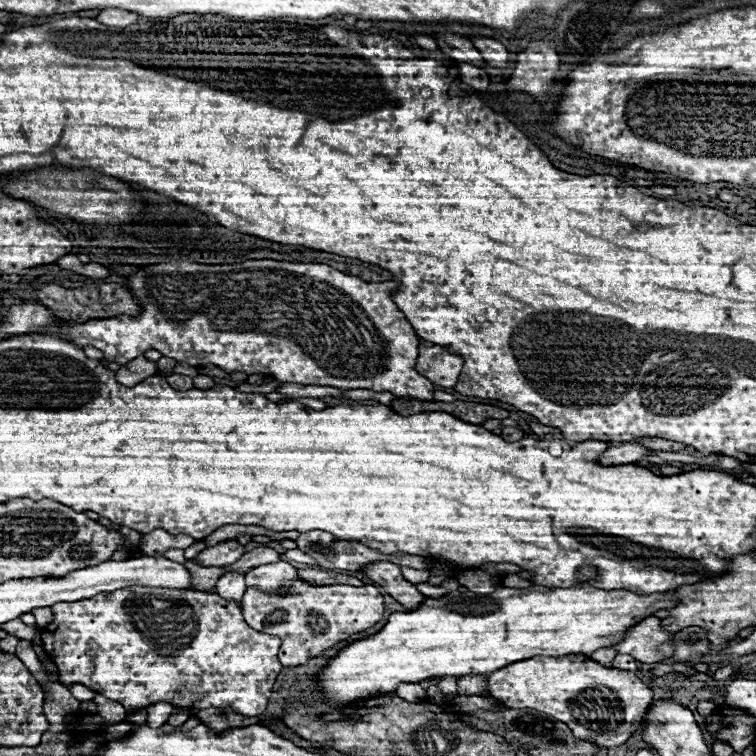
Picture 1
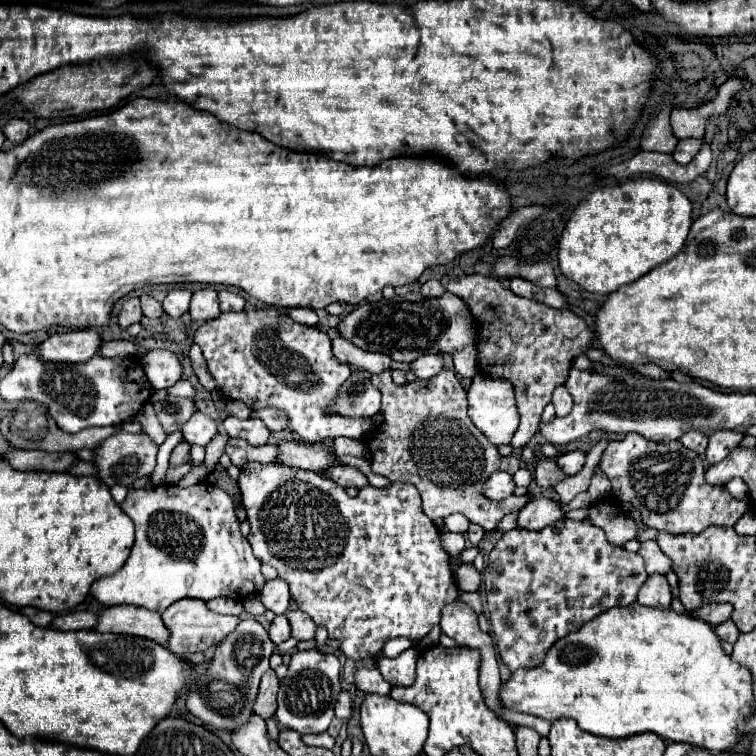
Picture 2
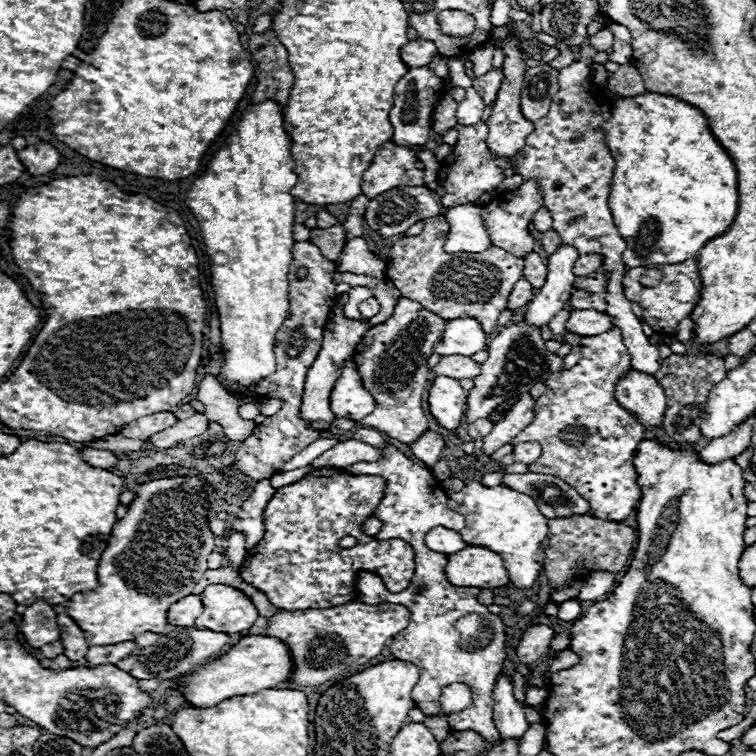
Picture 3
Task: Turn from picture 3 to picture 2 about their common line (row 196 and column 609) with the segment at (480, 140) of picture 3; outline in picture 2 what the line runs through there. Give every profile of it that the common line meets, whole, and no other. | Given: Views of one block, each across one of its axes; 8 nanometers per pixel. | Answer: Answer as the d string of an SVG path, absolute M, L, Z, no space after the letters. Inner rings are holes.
M626 434L622 440L608 442L600 466L612 482L612 494L620 502L632 504L642 514L642 522L656 530L700 534L708 526L734 526L748 510L748 504L736 500L726 488L710 486L704 480L702 458L678 440L658 444L638 434Z

